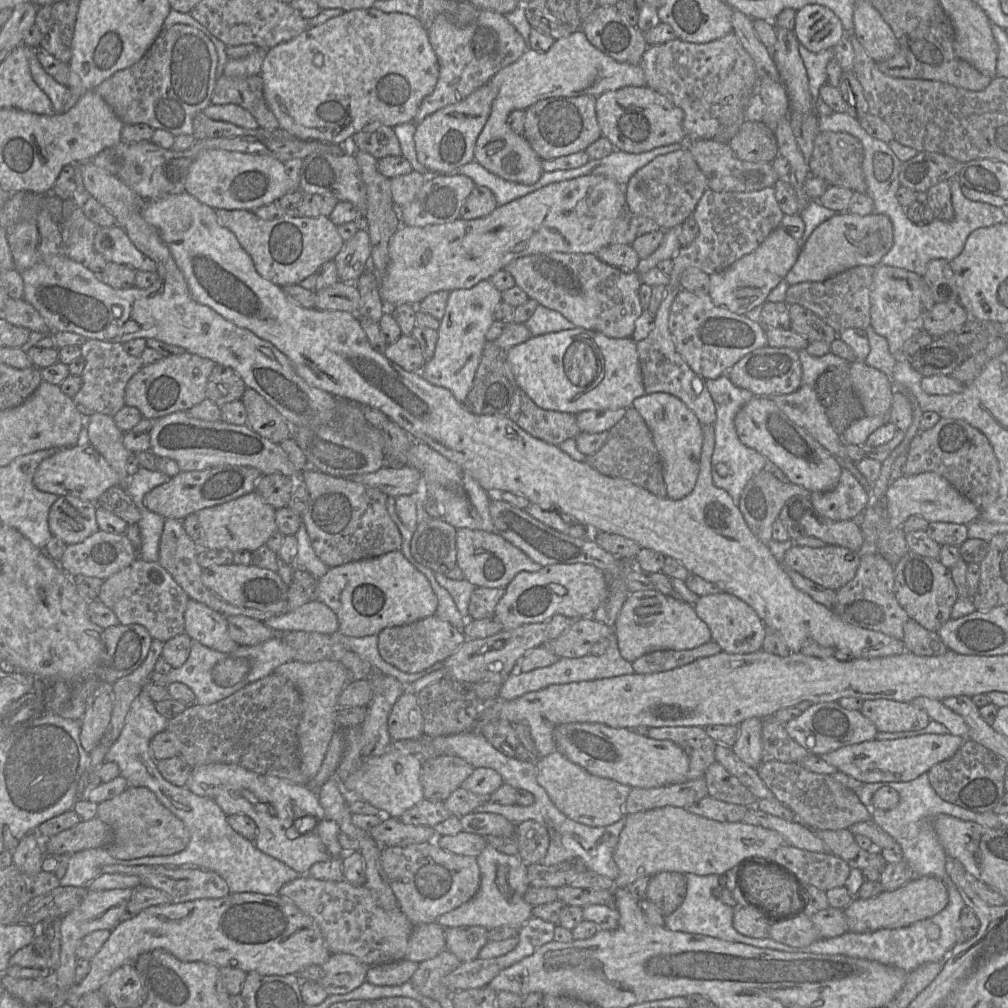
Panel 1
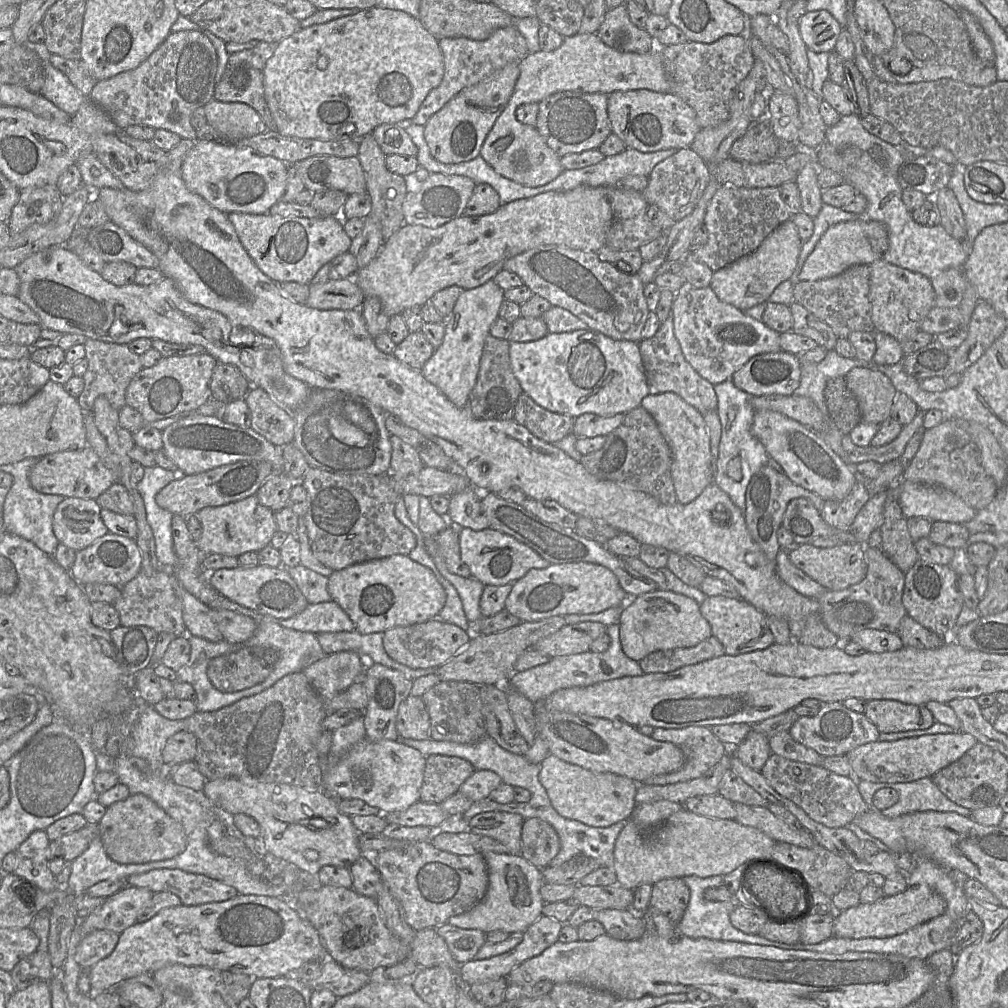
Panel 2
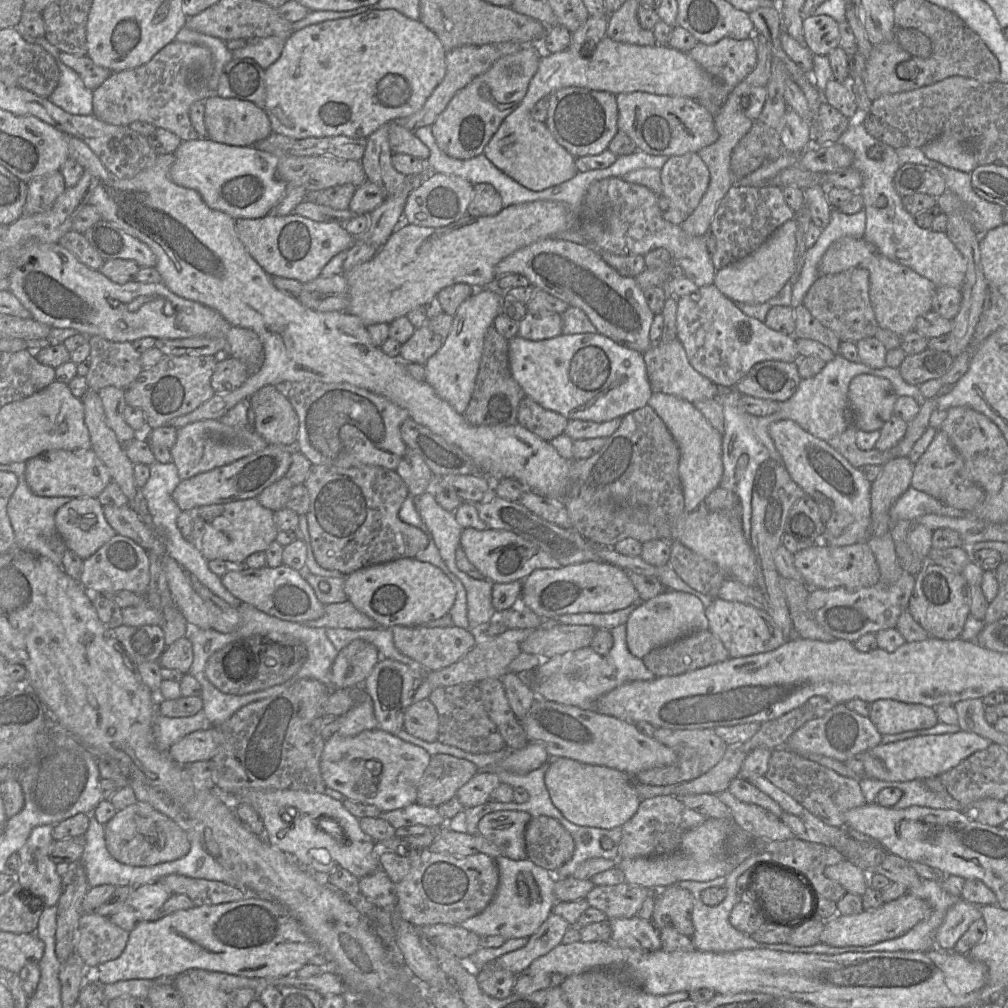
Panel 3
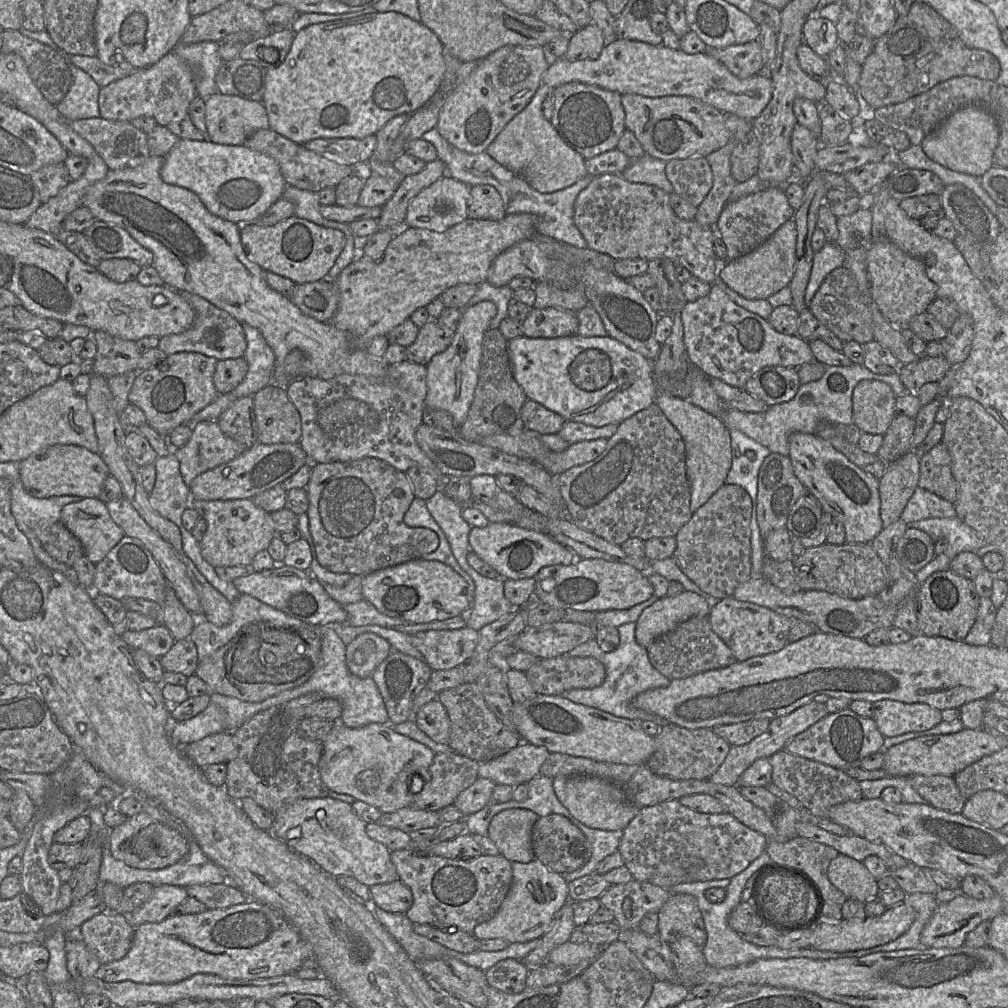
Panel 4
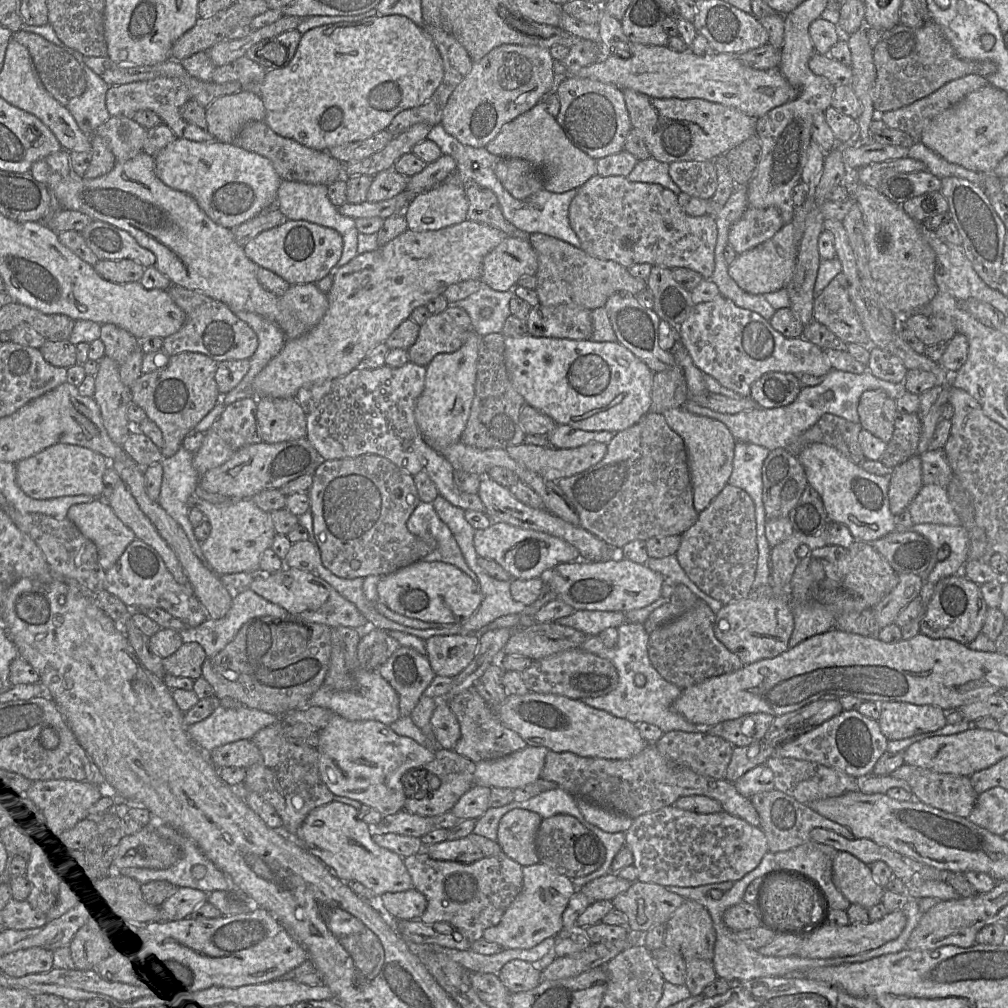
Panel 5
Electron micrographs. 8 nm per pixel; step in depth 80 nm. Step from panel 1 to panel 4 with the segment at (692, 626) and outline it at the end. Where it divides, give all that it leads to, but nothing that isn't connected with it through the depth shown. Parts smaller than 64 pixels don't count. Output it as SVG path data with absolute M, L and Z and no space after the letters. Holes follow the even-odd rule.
M691 591L659 598L639 616L635 629L636 641L647 648L656 638L681 622L694 616L708 617L709 612L706 600Z

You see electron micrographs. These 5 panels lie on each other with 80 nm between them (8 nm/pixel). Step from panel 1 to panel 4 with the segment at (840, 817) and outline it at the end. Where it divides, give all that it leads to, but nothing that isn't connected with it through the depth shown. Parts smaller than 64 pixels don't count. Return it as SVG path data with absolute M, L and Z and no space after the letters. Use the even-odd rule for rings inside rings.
M785 749L768 759L772 767L772 783L797 798L817 817L828 818L831 807L847 801L863 799L859 781L838 768L791 754Z

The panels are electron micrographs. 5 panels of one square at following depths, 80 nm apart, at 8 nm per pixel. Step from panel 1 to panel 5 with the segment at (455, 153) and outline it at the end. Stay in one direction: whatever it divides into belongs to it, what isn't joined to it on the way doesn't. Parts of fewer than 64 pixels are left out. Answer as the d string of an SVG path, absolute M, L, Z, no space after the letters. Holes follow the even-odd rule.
M503 44L473 62L471 70L451 93L440 124L460 143L483 148L504 124L532 108L555 87L554 59L549 48Z

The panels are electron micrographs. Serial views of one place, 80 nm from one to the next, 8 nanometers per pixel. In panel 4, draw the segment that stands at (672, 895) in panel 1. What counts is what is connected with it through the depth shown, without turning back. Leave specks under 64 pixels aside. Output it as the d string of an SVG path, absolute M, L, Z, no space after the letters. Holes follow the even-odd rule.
M671 893L668 901L657 913L658 934L666 943L680 937L691 938L698 947L704 947L707 932L696 899L689 894Z

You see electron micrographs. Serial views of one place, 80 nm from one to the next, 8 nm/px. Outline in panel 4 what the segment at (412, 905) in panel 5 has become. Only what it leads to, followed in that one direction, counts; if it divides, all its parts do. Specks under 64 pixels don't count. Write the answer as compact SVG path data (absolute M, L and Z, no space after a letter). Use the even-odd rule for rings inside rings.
M400 880L369 887L370 903L387 912L405 914L413 904L412 892Z

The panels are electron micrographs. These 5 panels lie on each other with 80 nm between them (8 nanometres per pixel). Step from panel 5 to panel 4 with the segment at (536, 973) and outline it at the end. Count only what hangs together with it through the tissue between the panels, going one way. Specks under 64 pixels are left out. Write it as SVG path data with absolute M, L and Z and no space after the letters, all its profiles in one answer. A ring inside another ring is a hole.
M507 958L487 969L485 977L489 987L508 994L516 994L526 988L529 971L522 961Z

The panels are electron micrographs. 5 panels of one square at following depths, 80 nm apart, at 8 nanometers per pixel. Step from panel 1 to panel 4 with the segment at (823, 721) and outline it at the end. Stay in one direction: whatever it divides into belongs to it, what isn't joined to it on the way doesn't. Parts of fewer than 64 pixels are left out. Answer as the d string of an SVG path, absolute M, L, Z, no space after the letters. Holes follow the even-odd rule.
M847 708L828 714L793 737L783 749L791 754L845 771L851 767L860 767L866 756L882 748L884 739L872 718L860 716Z

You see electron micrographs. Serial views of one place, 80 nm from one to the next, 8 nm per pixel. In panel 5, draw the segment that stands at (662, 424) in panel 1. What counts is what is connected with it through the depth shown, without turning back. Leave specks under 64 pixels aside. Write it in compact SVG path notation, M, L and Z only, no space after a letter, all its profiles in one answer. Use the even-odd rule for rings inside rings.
M683 407L668 409L663 412L663 415L668 425L685 443L693 487L693 504L695 510L700 513L728 484L733 468L736 440L722 422L690 413Z

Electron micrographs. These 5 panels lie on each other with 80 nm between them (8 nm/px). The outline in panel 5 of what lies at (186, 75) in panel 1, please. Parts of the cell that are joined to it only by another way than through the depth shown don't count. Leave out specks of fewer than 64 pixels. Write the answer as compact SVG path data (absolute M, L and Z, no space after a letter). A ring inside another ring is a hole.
M158 77L147 81L131 82L111 86L106 92L106 108L111 117L123 116L131 118L140 110L151 110L167 125L176 138L185 138L195 142L215 141L205 129L185 121L181 115L182 107L191 99L188 88L177 78Z

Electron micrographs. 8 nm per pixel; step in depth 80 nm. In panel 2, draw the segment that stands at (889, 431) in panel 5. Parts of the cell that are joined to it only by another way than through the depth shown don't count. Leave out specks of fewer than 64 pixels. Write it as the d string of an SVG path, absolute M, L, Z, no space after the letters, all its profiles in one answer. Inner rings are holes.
M857 366L849 370L845 379L858 401L861 422L880 425L890 418L896 389L884 373Z

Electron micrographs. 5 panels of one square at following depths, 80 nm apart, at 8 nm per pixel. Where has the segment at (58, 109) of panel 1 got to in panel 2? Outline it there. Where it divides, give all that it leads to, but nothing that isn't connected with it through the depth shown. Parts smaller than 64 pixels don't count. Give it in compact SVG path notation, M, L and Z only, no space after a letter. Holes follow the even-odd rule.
M27 40L23 45L36 52L41 59L45 72L41 95L64 112L75 114L87 97L75 88L65 74L50 63L51 53L44 42L33 43Z

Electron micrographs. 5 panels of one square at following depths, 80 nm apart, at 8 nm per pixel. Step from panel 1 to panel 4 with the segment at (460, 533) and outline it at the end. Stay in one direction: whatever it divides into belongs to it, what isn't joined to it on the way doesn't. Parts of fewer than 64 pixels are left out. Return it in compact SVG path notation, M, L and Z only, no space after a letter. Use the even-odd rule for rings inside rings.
M504 522L490 523L483 528L472 527L469 544L471 552L495 569L503 579L532 578L546 566L570 565L576 559L581 560L571 549L546 534Z

